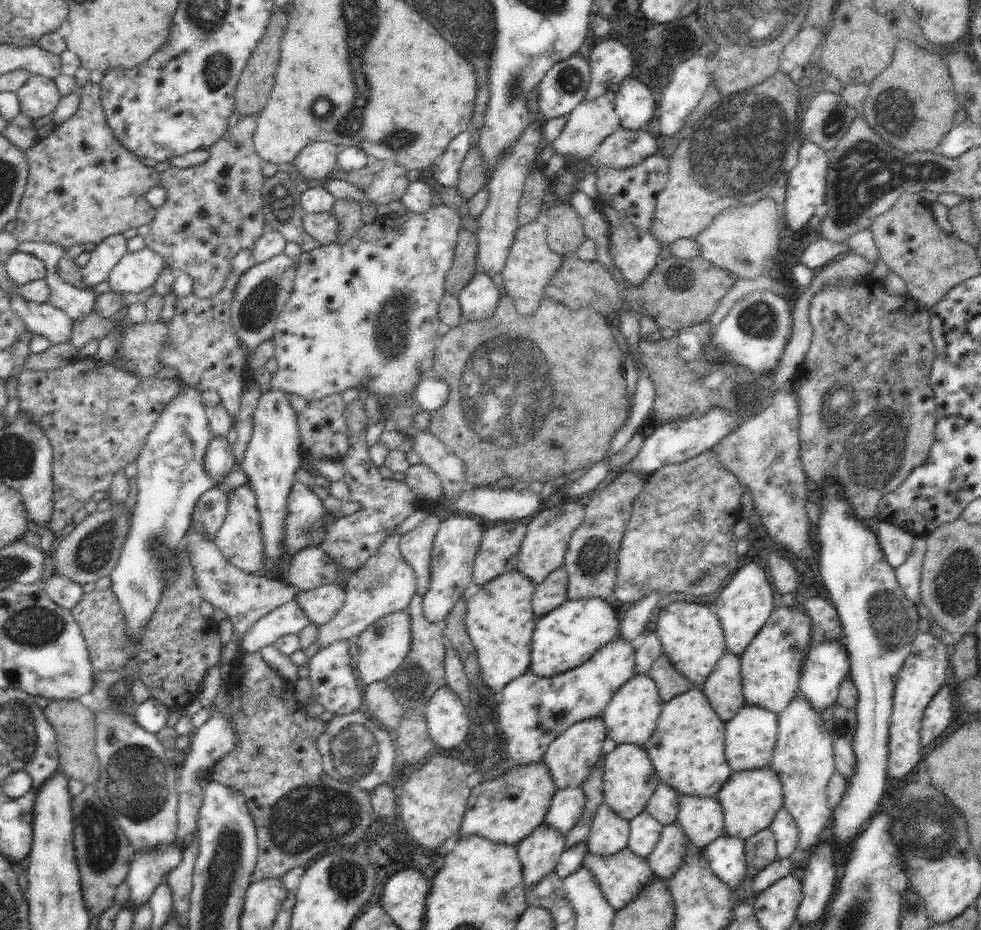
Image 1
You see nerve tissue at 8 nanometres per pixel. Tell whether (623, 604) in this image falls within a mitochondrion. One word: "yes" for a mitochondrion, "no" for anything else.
no

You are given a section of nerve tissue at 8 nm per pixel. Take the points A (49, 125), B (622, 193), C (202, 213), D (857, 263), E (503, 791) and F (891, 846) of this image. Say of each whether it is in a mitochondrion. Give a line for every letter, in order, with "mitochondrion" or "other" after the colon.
A: other
B: other
C: other
D: other
E: mitochondrion
F: mitochondrion

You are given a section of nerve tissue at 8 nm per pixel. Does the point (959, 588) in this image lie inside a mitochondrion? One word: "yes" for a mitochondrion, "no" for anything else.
yes

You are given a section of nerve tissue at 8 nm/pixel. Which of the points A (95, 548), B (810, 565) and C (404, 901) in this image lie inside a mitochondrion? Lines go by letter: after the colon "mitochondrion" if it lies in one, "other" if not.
A: mitochondrion
B: other
C: other

